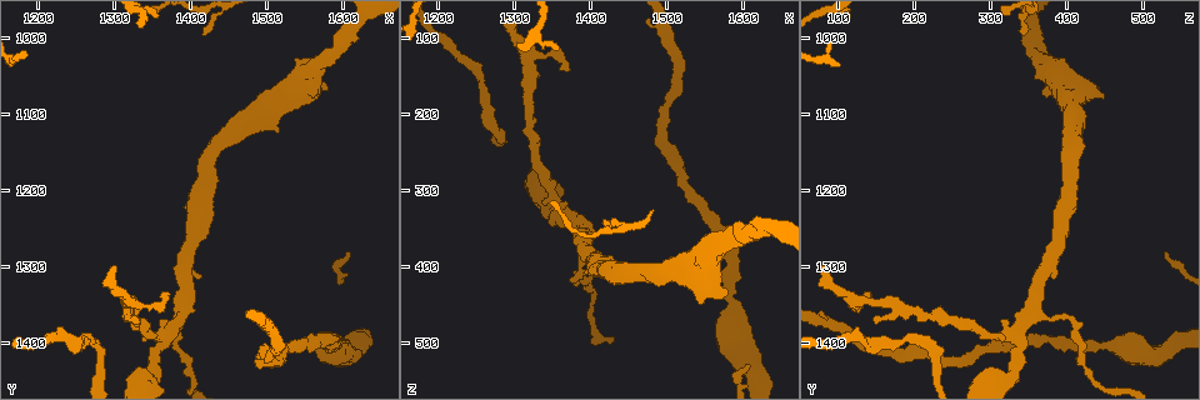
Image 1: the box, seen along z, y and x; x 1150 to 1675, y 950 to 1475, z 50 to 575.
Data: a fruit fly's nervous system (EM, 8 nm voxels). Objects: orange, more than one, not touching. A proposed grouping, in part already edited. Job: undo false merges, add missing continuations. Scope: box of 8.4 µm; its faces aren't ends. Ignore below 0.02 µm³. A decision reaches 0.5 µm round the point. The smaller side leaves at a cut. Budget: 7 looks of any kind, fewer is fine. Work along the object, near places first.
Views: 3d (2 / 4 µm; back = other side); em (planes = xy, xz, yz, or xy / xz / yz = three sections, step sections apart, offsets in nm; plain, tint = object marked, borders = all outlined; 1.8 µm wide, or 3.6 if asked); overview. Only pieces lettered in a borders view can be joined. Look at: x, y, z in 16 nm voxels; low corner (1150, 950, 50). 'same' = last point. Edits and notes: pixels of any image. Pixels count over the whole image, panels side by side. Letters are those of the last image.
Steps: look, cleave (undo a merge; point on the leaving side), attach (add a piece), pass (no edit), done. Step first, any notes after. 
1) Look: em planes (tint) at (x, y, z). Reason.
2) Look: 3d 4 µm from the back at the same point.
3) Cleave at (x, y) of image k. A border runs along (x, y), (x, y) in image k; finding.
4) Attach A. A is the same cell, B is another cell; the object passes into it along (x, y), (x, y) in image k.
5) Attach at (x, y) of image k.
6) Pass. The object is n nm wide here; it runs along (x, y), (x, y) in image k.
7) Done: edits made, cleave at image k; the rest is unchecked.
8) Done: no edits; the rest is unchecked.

Look: 3d 2 µm at (1275, 1395, 210). Abrupt turn.

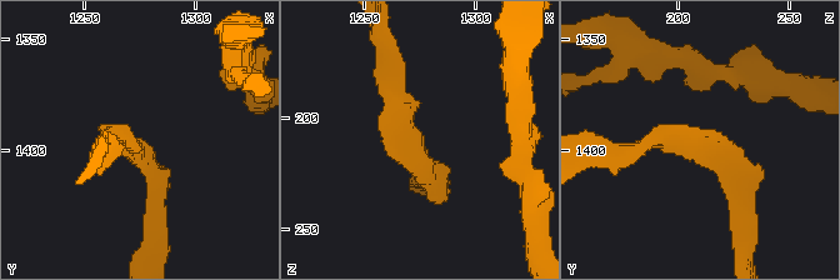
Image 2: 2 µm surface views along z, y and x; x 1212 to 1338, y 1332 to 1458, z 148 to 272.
Look: em planes (borders) at (1272, 1398, 214).

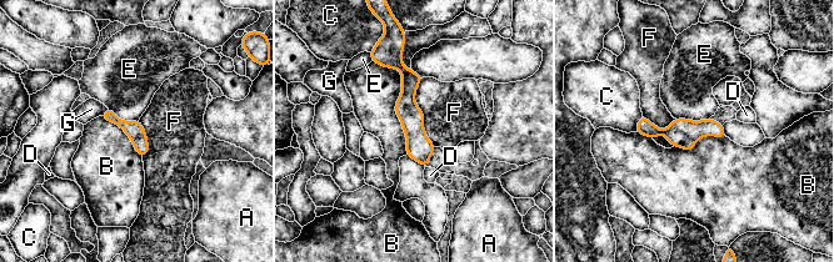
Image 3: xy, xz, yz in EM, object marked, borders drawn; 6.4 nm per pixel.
Pass. The object is 110 nm wide here; A, B, C, D, E, F and G are other cells; a border runs along (373, 60), (400, 72), (408, 154) in image 3; all the same neuron.

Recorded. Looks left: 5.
Look: em 3.6 µm planes (tint) at (1375, 1385, 330). Three-way junction.

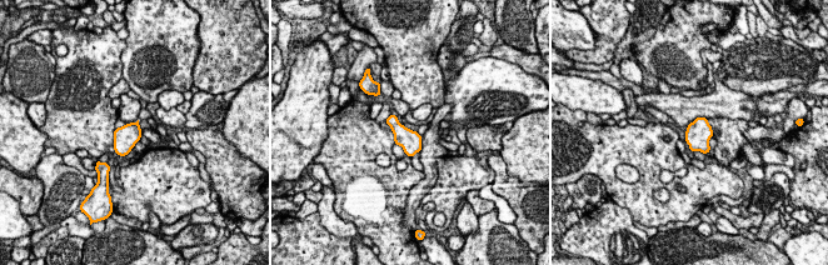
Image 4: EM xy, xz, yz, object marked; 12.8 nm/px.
Look: em 3.6 µm planes (borders) at the same point.

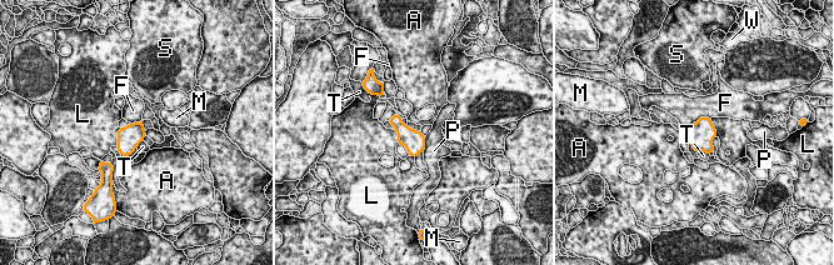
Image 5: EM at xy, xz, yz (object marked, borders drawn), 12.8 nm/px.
Pass. A, F, L, M, P, S, T and W are other cells; a border runs along (697, 151), (704, 151), (709, 155) in image 5; one neuron here.

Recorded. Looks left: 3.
Look: 3d 4 µm at (1540, 1080, 445).

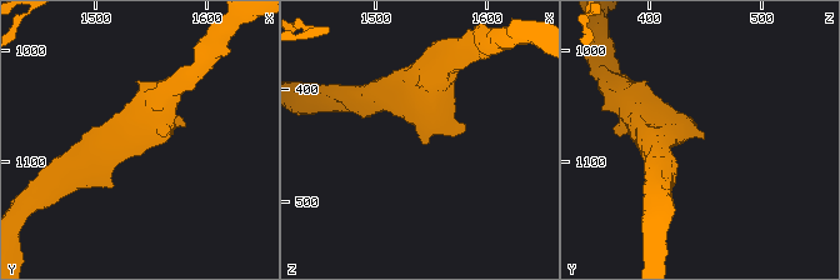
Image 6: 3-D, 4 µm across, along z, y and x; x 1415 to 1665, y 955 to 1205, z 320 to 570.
Look: em 3.6 µm yz step 4 (borders) at (1542, 1080, 448).

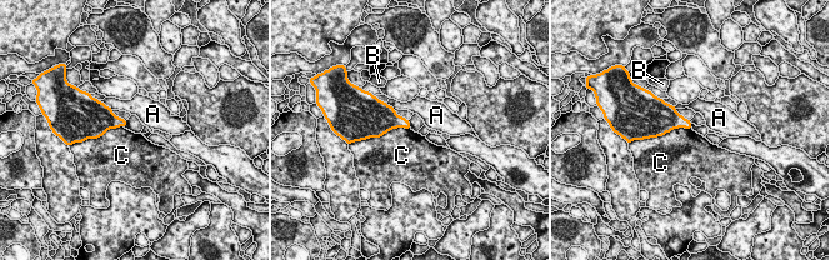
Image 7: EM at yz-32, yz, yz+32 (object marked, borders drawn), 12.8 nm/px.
Look: em 3.6 µm planes (borders) at the same point. Cut it another way.

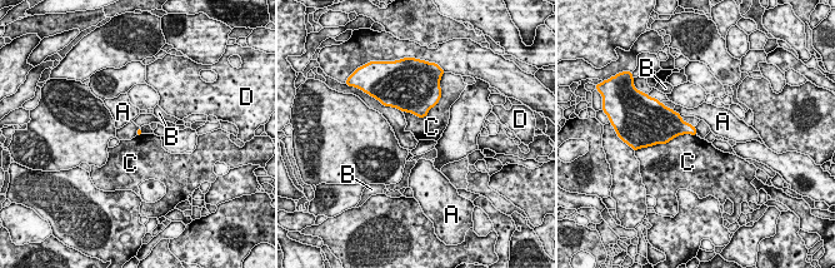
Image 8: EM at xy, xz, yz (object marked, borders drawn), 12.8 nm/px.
Pass. A, B, C and D are other cells; none of them fits.

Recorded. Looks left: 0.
Done: no edits; the rest is unchecked.

